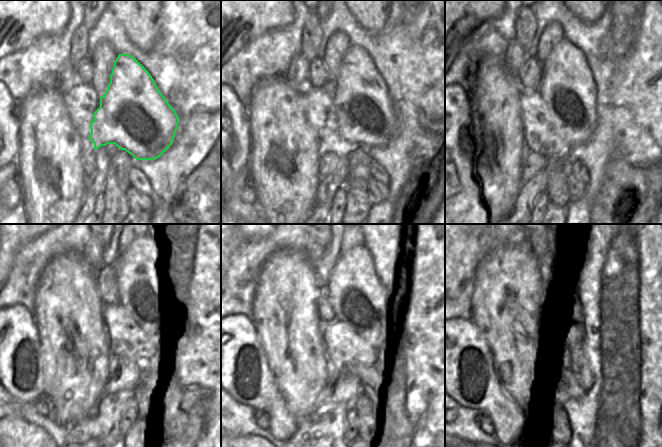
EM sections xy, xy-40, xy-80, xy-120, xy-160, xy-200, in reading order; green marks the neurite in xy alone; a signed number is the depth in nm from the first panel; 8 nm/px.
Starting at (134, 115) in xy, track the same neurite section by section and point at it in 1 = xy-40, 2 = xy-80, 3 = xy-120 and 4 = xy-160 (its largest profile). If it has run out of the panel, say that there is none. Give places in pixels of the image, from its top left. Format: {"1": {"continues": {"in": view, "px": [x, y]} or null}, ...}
{"1": {"continues": {"in": "xy-40", "px": [358, 114]}}, "2": {"continues": {"in": "xy-80", "px": [572, 81]}}, "3": {"continues": {"in": "xy-120", "px": [134, 299]}}, "4": {"continues": {"in": "xy-160", "px": [352, 293]}}}

